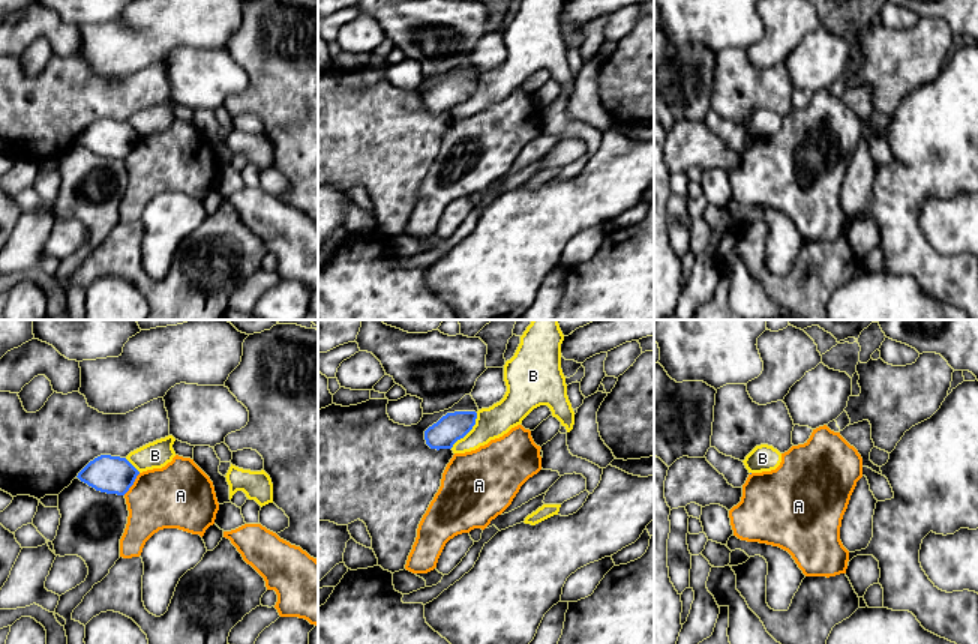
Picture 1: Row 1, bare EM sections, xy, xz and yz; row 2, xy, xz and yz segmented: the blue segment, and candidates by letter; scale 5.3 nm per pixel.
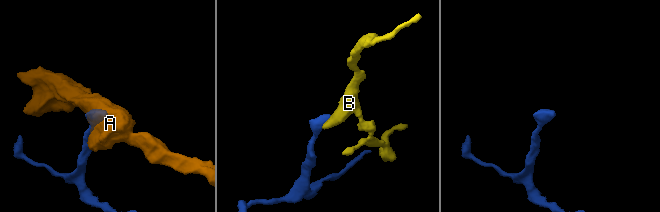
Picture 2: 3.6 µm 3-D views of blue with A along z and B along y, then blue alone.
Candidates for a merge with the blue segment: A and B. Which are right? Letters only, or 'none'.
none

